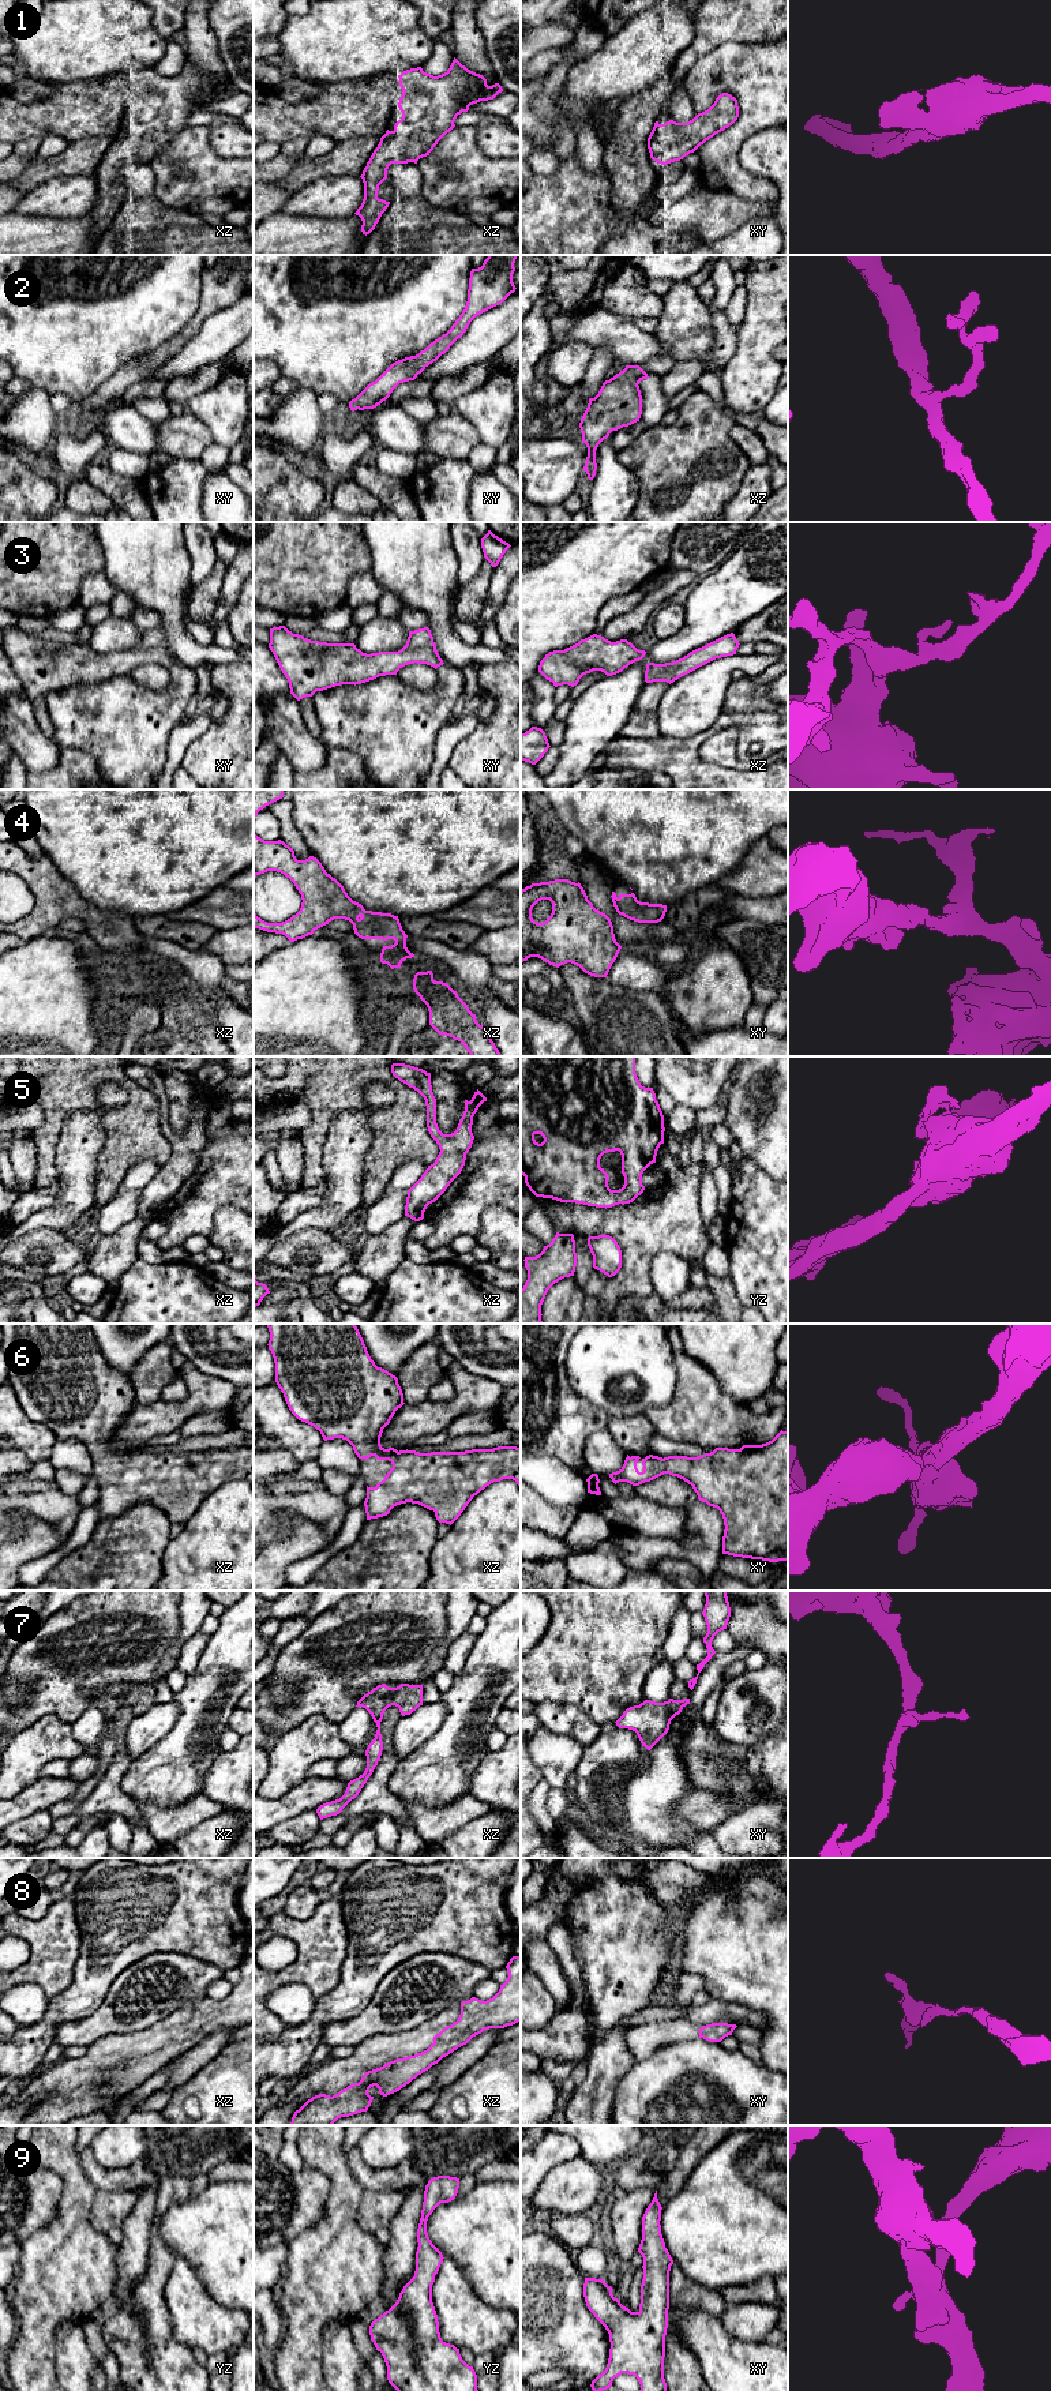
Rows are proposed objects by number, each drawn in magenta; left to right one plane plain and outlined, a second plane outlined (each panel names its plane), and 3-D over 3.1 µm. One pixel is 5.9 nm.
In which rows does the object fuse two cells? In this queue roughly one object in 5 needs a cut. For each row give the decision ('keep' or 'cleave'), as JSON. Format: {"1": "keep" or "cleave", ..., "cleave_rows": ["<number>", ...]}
{"1": "keep", "2": "keep", "3": "keep", "4": "keep", "5": "keep", "6": "keep", "7": "keep", "8": "keep", "9": "keep", "cleave_rows": []}

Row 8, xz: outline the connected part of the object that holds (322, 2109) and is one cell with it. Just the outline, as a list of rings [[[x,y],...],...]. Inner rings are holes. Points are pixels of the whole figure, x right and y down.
[[[513,1956],[506,1968],[508,1978],[499,1992],[487,2001],[462,2001],[458,2020],[436,2034],[427,2050],[368,2071],[359,2083],[333,2097],[312,2097],[294,2112],[290,2125],[333,2125],[341,2117],[367,2112],[374,2099],[368,2094],[371,2087],[376,2086],[383,2097],[394,2094],[484,2030],[521,2022],[521,1956]]]

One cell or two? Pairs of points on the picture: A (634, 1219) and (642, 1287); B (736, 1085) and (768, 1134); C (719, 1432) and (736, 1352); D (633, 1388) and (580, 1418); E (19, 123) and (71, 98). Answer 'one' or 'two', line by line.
A: one
B: one
C: two
D: two
E: one

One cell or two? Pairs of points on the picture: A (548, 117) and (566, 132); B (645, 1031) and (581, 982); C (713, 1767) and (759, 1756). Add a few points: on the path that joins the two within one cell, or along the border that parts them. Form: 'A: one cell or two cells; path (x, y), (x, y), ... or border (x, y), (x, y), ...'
A: one cell; path (552, 119), (562, 128)
B: one cell; path (629, 1029), (597, 998)
C: one cell; path (724, 1767), (744, 1767), (749, 1764)

